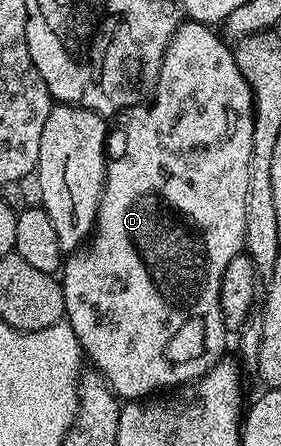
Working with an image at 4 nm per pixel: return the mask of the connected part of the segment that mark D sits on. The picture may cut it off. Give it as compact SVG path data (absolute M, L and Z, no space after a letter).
M189 19L176 25L176 33L170 38L160 63L160 73L154 89L156 101L149 108L141 107L129 115L133 116L124 128L124 153L117 160L107 161L104 192L100 195L100 208L96 211L96 227L92 230L90 243L83 250L69 255L62 264L59 282L64 291L66 322L78 338L81 353L87 359L88 356L92 359L91 367L104 377L105 382L124 402L148 398L140 396L148 396L159 388L179 389L181 386L191 385L206 375L225 355L226 329L220 309L220 283L222 274L226 274L226 266L230 266L232 259L245 251L246 198L250 186L250 154L254 146L254 118L252 91L246 78L242 78L242 70L238 70L235 51L229 45L227 48L224 43L225 37L215 27Z

